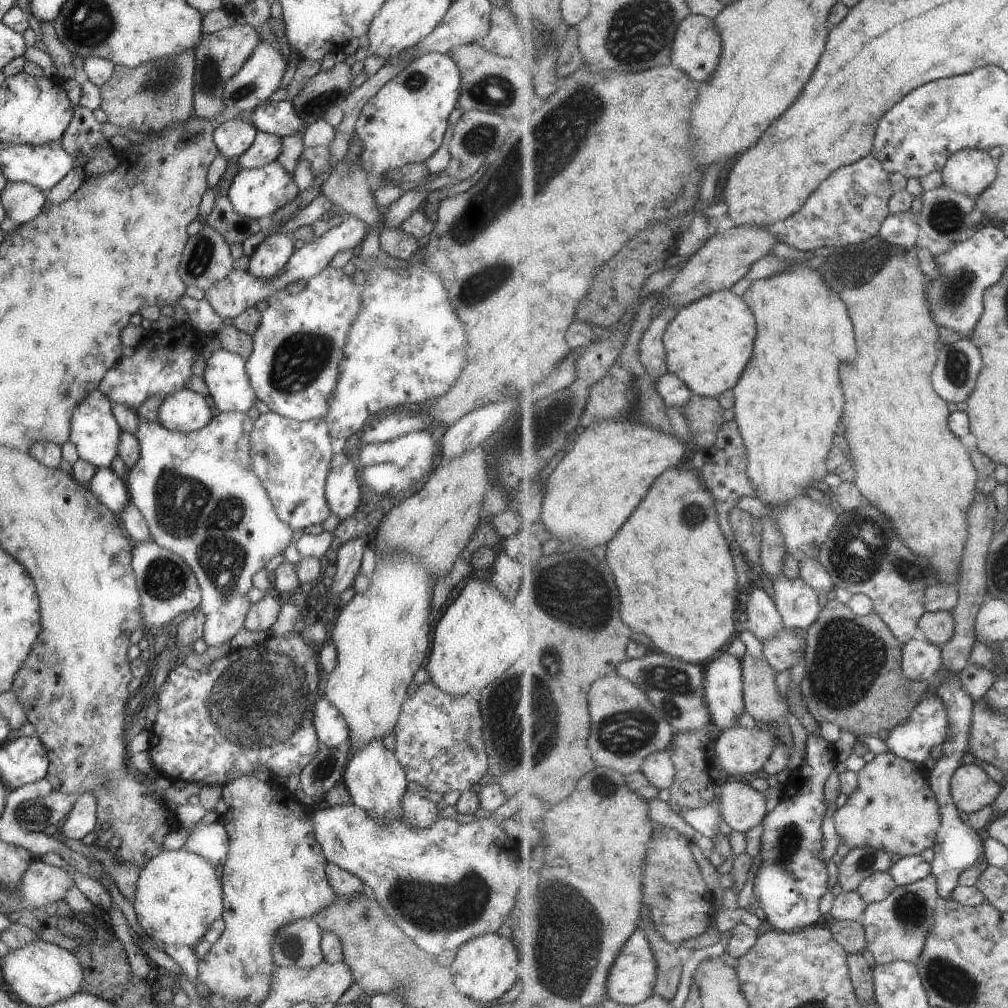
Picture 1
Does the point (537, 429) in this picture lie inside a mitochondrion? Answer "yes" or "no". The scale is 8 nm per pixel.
yes

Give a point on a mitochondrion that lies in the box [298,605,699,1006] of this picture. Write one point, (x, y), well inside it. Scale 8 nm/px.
(571, 964)

